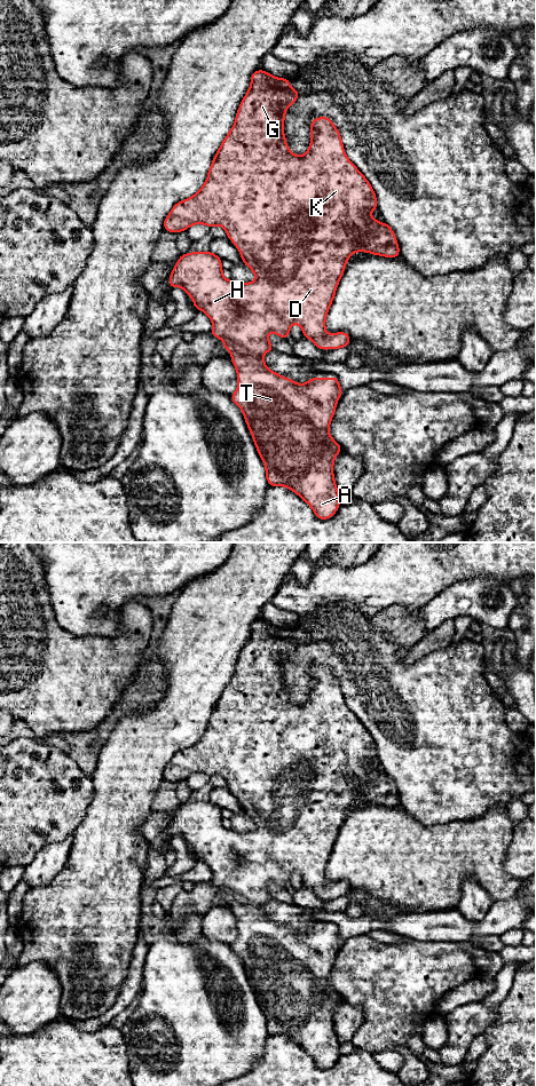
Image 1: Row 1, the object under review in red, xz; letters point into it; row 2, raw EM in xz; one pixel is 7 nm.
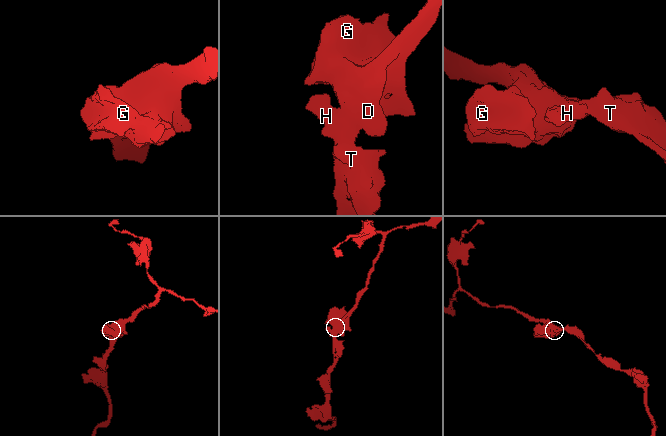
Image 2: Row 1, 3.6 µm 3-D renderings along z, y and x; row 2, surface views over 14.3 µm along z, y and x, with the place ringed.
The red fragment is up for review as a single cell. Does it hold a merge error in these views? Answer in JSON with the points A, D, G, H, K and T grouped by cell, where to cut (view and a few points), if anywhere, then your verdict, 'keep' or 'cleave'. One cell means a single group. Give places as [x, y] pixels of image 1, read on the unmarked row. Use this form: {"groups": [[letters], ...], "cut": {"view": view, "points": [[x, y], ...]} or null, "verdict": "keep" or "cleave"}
{"groups": [["A", "D", "G", "H", "K", "T"]], "cut": null, "verdict": "keep"}

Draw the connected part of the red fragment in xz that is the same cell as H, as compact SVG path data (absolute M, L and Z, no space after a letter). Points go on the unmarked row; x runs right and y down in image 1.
M257 619L251 625L251 634L238 657L235 673L221 692L210 715L208 724L205 732L202 735L200 739L196 744L191 745L188 748L179 751L173 755L171 762L165 767L164 779L178 783L180 780L186 780L192 774L206 774L210 777L214 775L221 775L227 780L227 786L238 798L243 812L246 814L255 823L255 830L253 832L239 833L232 830L228 830L222 825L222 809L218 804L212 801L189 801L179 807L175 816L171 822L168 832L171 838L179 835L182 837L186 843L190 845L194 849L195 858L204 861L211 867L213 877L210 883L218 888L227 890L226 893L221 893L221 896L226 897L230 902L231 911L236 917L238 928L238 936L236 941L230 945L230 948L236 954L242 958L245 972L252 983L255 997L266 1016L266 1028L268 1030L268 1035L286 1036L292 1041L297 1043L313 1057L317 1068L328 1069L332 1067L340 1056L339 1040L333 1025L333 1012L337 1004L342 1000L342 997L330 985L329 976L336 961L338 948L345 941L340 938L338 927L312 927L306 933L299 934L293 929L290 929L276 921L270 920L266 915L262 907L266 902L275 898L269 891L267 885L270 881L274 881L282 888L287 888L291 874L299 873L302 879L302 885L307 886L320 898L326 899L347 896L350 891L348 882L338 881L333 883L328 883L325 880L325 867L333 850L338 832L345 821L346 811L354 801L368 801L370 803L381 804L385 807L396 807L400 804L400 798L396 791L396 785L394 784L392 777L387 772L378 771L370 766L370 762L377 759L377 747L375 740L368 729L364 727L364 724L346 706L340 682L334 676L330 667L320 666L313 668L310 673L312 690L308 700L305 704L294 705L291 701L285 690L283 674L286 658L291 653L293 653L300 644L298 640L286 634L291 629L292 628L290 627L279 628L263 619Z

